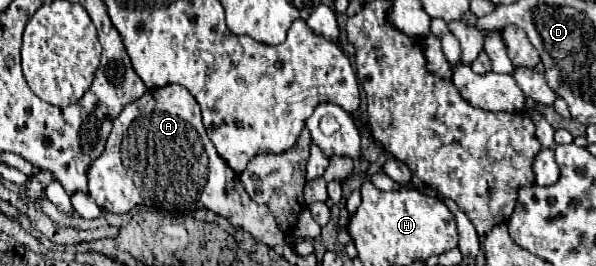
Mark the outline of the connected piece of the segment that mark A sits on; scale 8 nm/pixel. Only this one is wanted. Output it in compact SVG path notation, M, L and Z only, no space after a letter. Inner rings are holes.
M181 85L149 89L141 99L129 103L121 115L113 119L105 149L89 165L87 177L89 195L105 211L127 213L131 207L143 203L169 213L211 209L235 227L251 233L257 243L269 247L285 243L285 235L279 231L269 207L257 205L245 193L239 175L219 157L205 133L195 97ZM123 137L125 161L121 159Z

